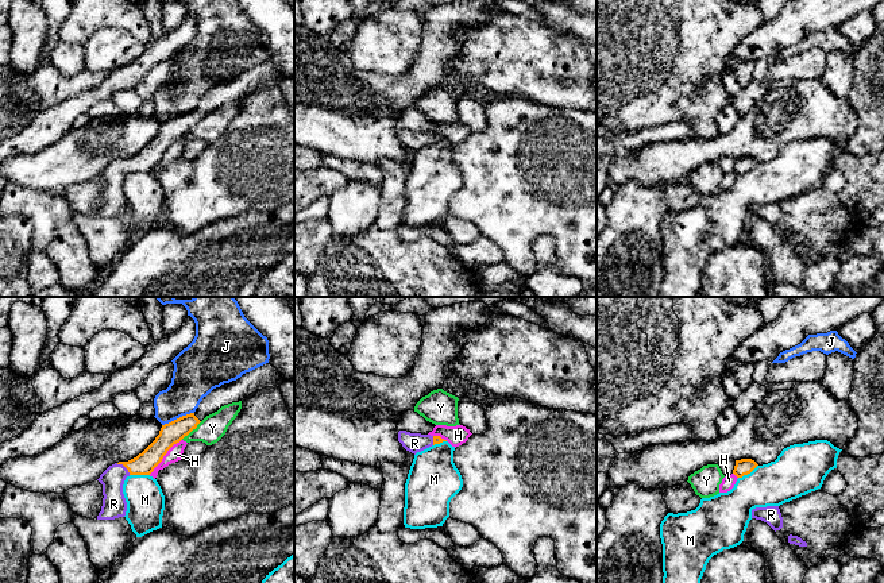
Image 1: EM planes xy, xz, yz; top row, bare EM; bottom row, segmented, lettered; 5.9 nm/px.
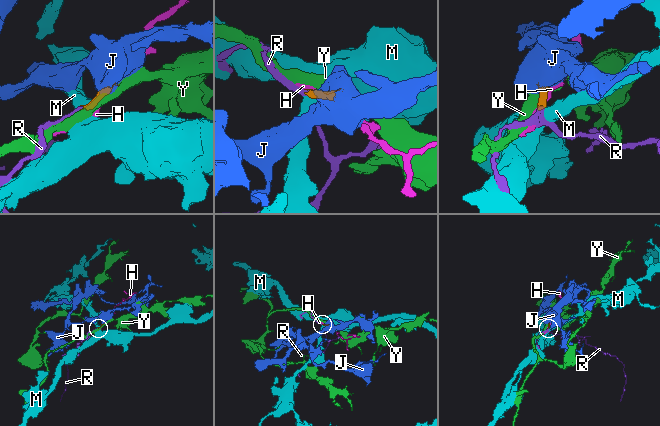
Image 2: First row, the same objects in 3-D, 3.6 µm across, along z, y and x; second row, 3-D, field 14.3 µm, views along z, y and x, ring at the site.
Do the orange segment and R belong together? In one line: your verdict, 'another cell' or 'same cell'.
same cell

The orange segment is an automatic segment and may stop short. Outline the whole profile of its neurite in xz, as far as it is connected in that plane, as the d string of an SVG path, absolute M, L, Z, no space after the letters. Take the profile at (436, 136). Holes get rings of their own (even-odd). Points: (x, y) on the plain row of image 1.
M399 128L398 139L402 142L402 144L406 148L416 152L417 150L421 150L435 142L440 142L447 138L441 136L440 134L431 134L431 132L410 131L406 128Z

